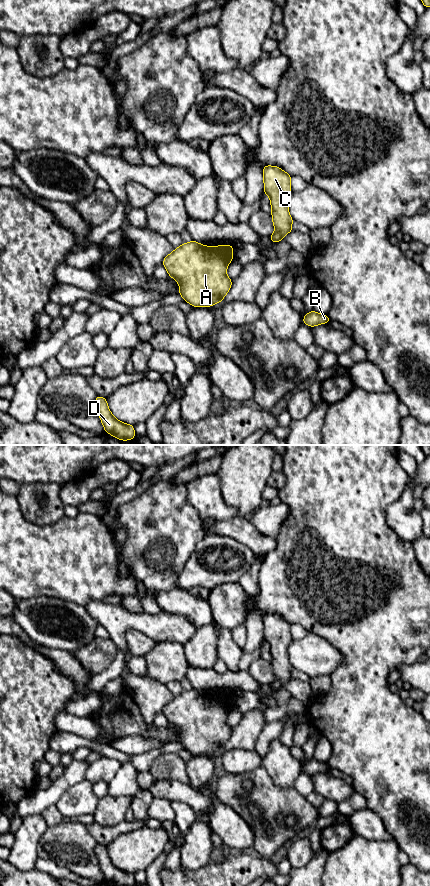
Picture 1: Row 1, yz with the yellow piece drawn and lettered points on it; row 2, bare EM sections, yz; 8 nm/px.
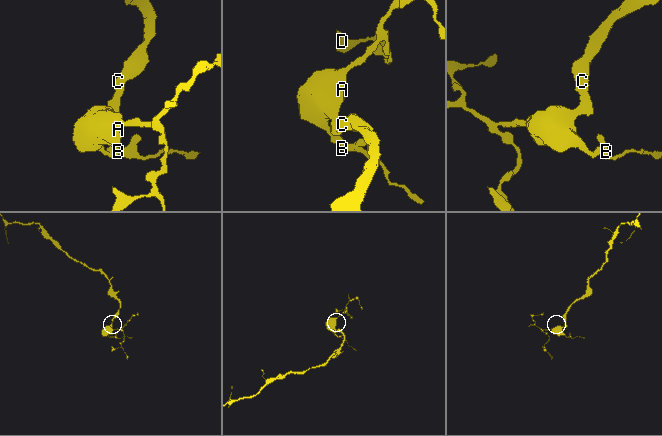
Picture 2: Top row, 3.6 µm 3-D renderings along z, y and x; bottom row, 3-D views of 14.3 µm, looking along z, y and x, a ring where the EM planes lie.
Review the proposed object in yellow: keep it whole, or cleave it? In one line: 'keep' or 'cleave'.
keep

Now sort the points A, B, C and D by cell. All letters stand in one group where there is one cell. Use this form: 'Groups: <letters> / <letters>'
Groups: A B C D

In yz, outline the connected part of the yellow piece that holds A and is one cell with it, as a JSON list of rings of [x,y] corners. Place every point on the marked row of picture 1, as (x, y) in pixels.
[[[192,240],[174,249],[163,260],[169,276],[180,285],[179,294],[194,307],[221,303],[232,280],[227,276],[233,245],[204,246]]]

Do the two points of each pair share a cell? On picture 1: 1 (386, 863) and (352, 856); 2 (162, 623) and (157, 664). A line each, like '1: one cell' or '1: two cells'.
1: one cell
2: two cells

